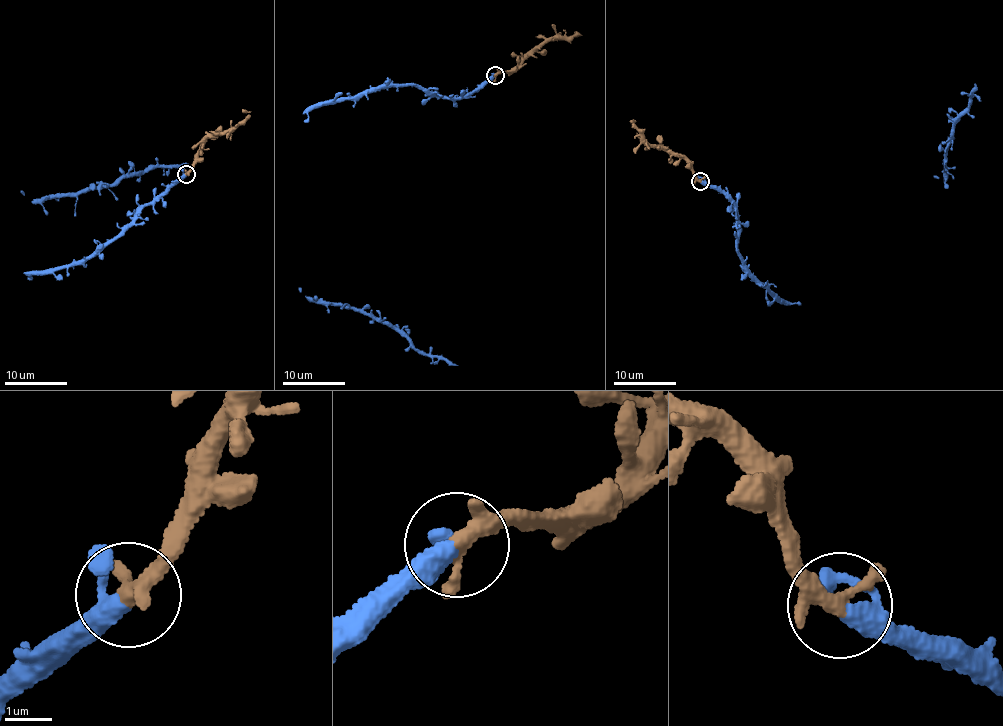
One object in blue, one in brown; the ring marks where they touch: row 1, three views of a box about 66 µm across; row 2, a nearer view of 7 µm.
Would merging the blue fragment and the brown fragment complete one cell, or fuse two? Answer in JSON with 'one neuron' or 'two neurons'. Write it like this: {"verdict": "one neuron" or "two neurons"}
{"verdict": "one neuron"}

